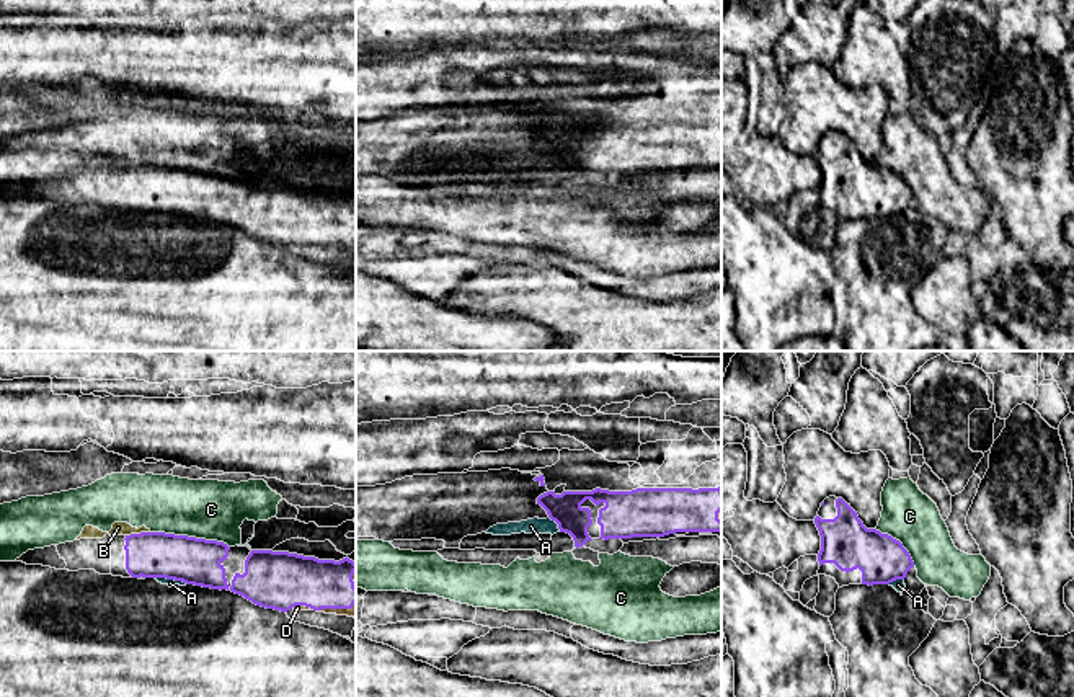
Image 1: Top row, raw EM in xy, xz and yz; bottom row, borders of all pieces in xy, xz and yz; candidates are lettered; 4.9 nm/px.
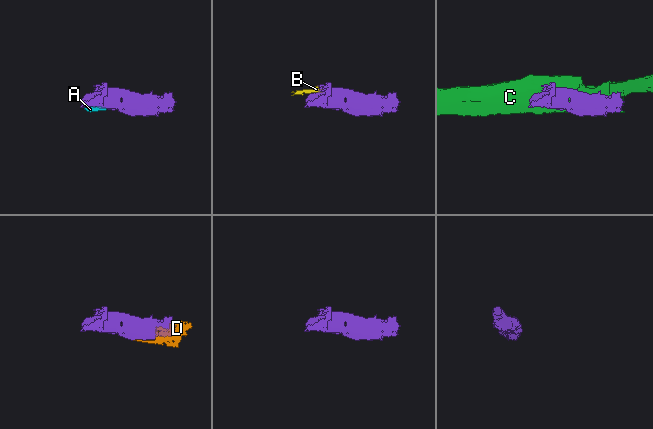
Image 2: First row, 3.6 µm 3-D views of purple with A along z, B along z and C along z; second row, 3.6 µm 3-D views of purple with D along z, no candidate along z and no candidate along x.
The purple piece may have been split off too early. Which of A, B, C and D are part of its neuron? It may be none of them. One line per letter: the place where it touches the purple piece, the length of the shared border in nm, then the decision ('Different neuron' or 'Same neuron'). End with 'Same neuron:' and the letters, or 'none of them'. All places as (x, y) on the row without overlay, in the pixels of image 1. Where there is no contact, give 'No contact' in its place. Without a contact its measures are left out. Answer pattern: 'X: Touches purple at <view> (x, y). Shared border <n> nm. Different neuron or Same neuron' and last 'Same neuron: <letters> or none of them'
A: Touches purple at xz (557, 157). Shared border 100 nm. Different neuron
B: Touches purple at xy (137, 168). Shared border 120 nm. Different neuron
C: Touches purple at xy (190, 172). Shared border 400 nm. Different neuron
D: Touches purple at xy (337, 242). Shared border 200 nm. Same neuron
Same neuron: D

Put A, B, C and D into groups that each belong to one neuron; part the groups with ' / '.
A / B C / D

